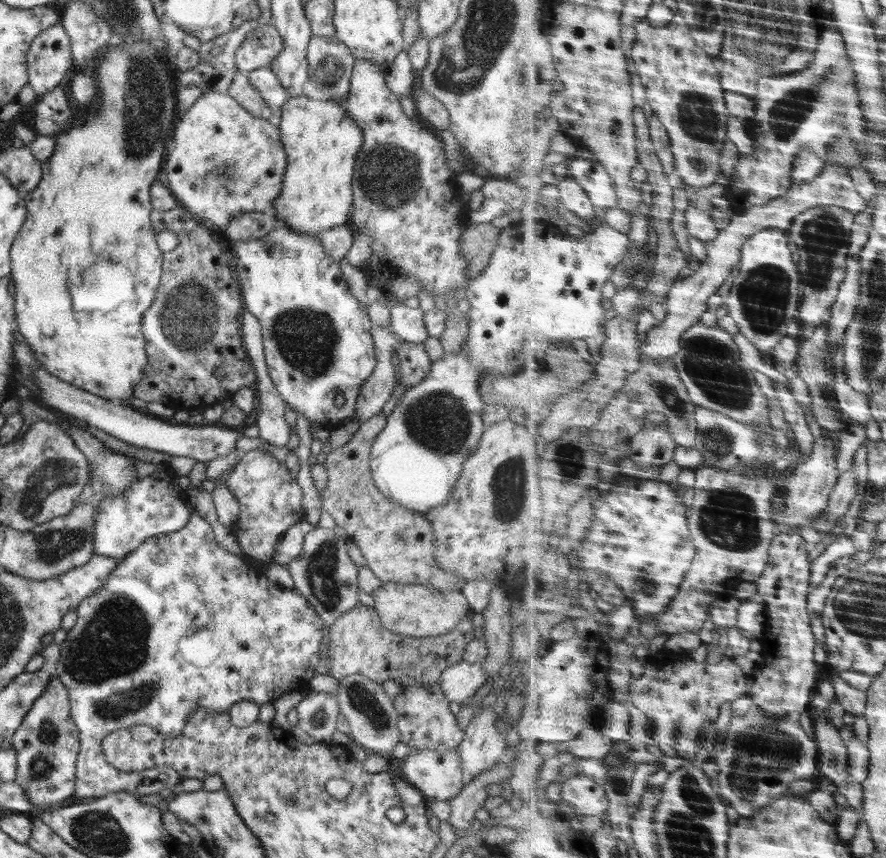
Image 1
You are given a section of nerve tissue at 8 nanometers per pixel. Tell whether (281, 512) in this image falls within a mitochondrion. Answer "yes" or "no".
no

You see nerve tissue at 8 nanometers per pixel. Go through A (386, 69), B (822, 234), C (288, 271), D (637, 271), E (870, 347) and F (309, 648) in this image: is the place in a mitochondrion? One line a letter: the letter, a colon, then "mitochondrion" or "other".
A: other
B: mitochondrion
C: other
D: other
E: mitochondrion
F: other

